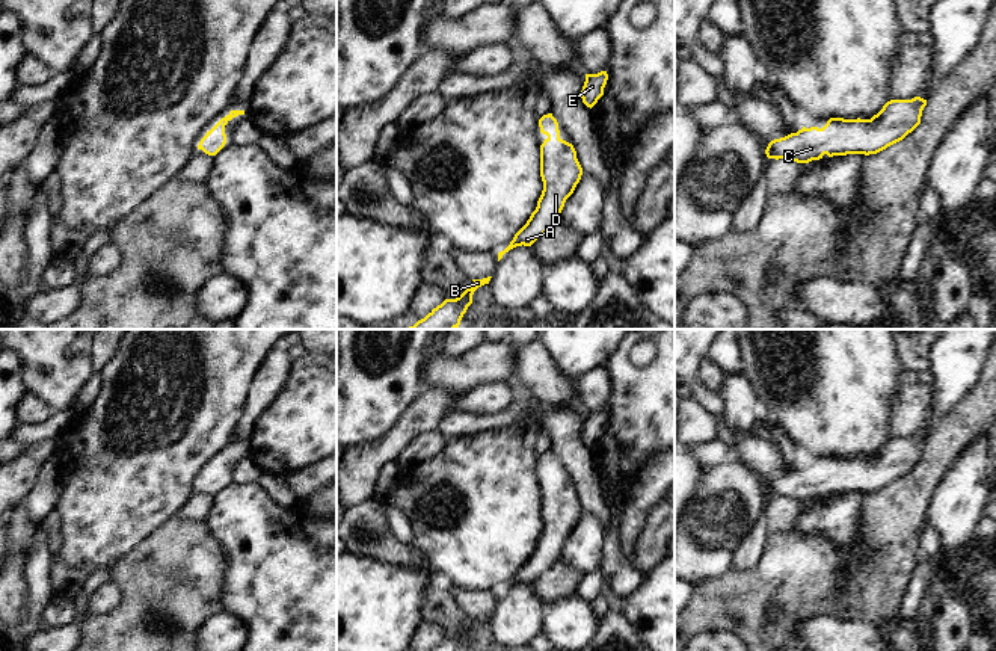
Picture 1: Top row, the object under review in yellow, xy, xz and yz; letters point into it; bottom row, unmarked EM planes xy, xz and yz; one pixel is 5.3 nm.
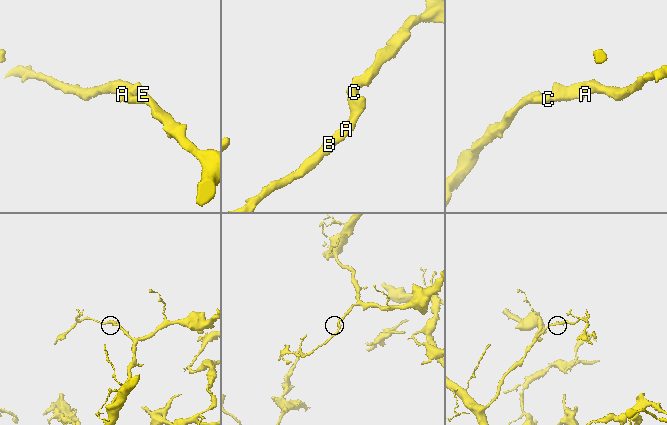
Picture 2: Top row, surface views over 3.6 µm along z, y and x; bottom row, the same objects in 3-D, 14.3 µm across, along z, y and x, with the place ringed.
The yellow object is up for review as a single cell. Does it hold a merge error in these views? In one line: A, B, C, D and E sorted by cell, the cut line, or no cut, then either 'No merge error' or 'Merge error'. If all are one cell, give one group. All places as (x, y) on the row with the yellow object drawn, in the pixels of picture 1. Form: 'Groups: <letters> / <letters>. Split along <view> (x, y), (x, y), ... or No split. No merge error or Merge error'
Groups: A B C D E. No split. No merge error.

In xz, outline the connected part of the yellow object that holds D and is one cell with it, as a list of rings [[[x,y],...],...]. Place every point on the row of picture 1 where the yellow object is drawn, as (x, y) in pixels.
[[[552,113],[539,119],[540,133],[548,137],[540,145],[540,177],[543,190],[536,210],[515,234],[510,245],[498,252],[498,261],[516,246],[531,246],[540,236],[560,222],[566,199],[581,180],[583,168],[572,143],[560,137],[558,122]]]

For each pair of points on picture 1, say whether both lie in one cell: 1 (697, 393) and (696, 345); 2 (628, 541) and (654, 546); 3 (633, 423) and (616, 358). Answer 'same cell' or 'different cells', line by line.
1: same cell
2: different cells
3: same cell

